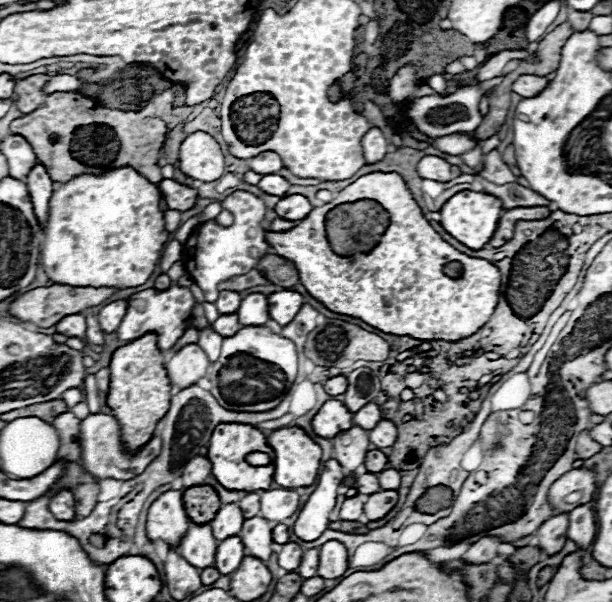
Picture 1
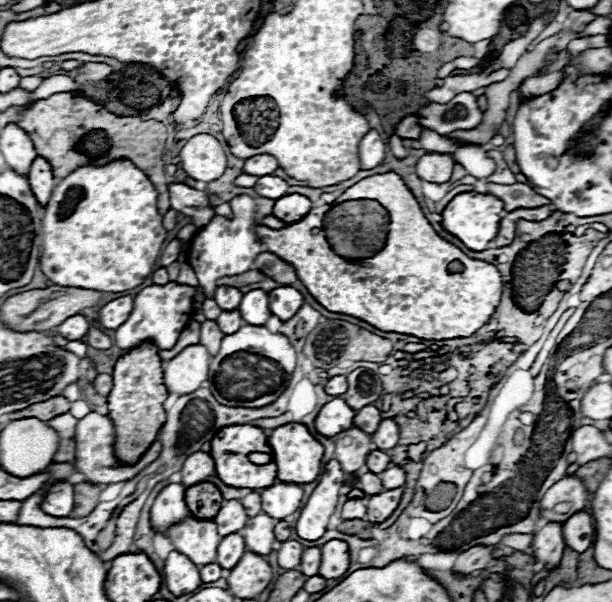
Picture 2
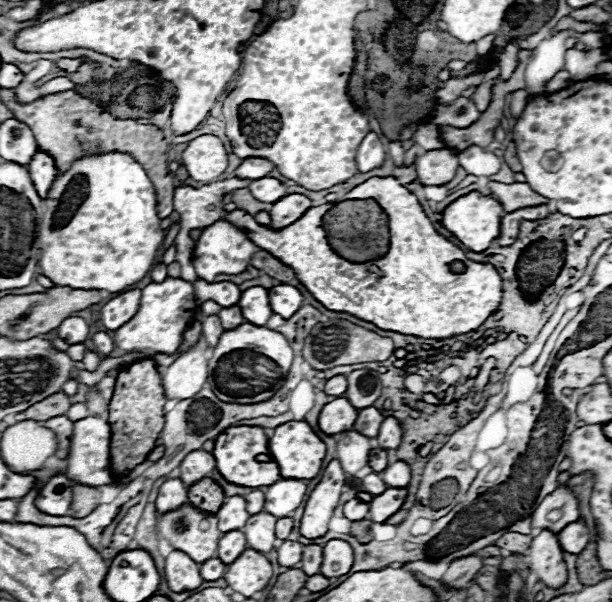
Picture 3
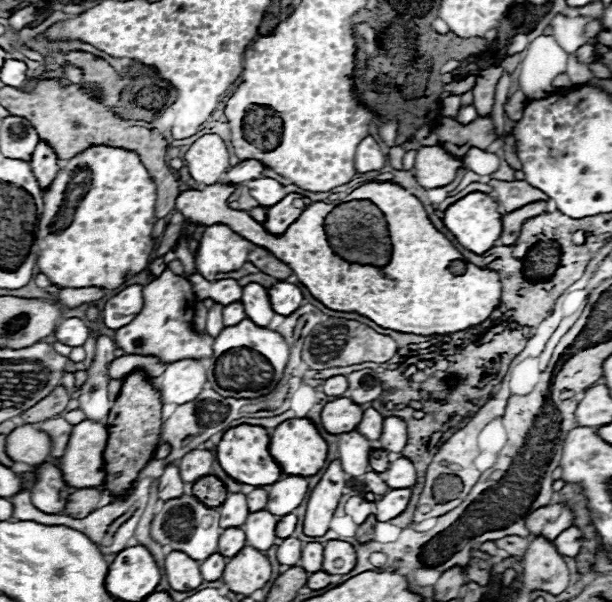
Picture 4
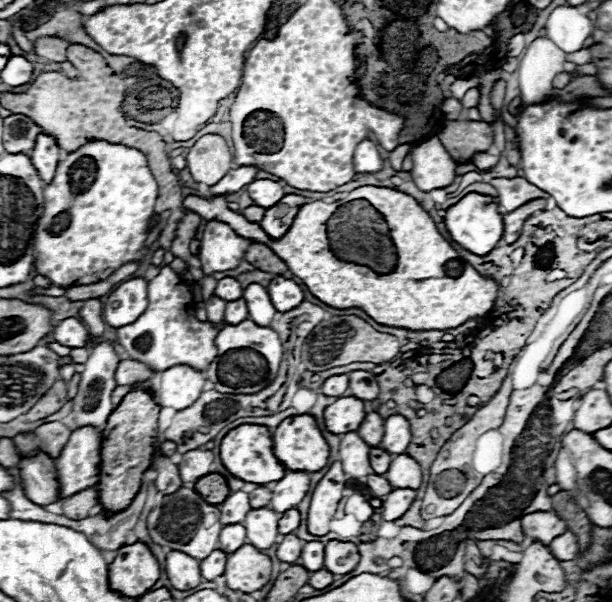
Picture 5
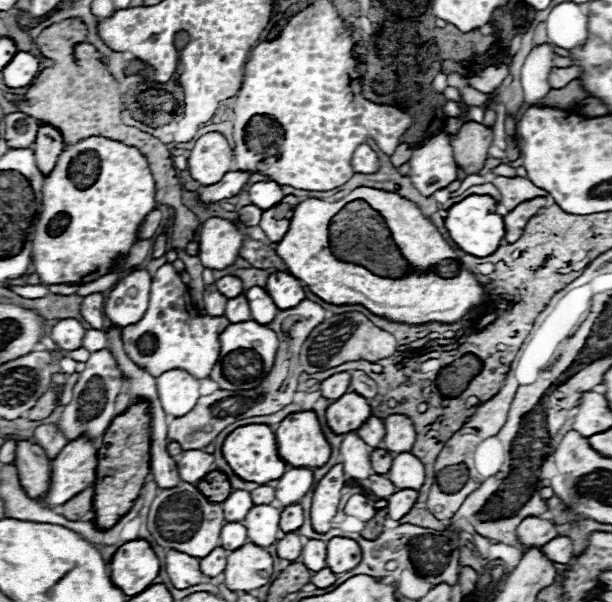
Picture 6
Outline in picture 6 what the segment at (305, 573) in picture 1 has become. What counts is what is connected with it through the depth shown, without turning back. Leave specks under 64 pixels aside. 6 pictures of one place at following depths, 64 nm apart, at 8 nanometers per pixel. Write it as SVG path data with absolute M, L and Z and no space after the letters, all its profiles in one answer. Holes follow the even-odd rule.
M308 540L302 550L302 564L312 572L318 572L326 566L326 542L322 540Z

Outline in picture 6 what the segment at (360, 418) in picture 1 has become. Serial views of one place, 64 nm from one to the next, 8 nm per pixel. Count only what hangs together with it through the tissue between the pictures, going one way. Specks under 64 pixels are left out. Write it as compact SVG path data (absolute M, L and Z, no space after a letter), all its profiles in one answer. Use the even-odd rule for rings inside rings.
M370 416L358 430L354 431L368 446L378 448L384 438L384 422L376 416Z

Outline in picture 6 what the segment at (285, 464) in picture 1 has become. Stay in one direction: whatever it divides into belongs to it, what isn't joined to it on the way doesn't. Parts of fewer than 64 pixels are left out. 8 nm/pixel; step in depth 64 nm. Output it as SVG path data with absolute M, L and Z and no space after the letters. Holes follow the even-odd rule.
M312 410L286 416L278 424L274 436L278 456L294 468L320 468L330 458L330 444Z

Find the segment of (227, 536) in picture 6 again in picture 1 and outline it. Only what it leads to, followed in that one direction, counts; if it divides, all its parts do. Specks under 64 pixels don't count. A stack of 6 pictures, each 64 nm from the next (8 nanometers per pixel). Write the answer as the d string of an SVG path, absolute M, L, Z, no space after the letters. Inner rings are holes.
M230 536L218 544L214 568L218 568L218 572L222 574L232 574L240 566L244 556L246 552L244 552L242 540L238 536Z

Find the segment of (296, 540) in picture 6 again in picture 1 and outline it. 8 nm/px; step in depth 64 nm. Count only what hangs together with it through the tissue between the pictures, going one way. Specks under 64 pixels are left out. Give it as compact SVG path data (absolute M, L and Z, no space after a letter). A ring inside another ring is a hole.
M288 542L278 552L278 566L288 570L288 572L292 572L292 570L296 570L300 566L302 554L304 554L304 550L296 542Z

